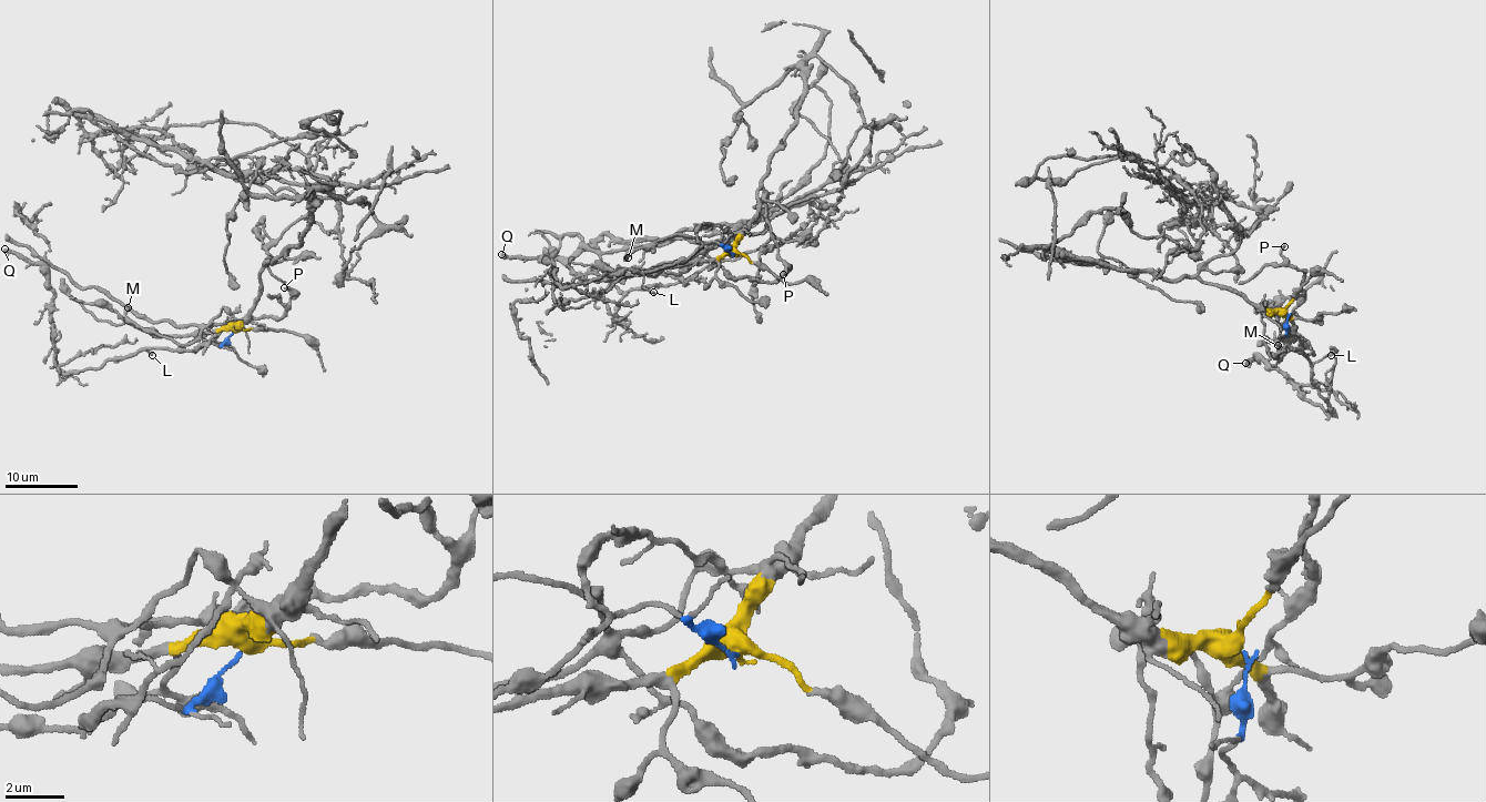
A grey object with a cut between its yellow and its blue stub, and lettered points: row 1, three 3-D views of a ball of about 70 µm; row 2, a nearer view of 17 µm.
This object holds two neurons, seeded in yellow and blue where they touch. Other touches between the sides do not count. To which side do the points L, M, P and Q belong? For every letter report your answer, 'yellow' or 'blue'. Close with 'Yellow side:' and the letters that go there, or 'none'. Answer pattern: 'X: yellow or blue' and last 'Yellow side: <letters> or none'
L: blue
M: blue
P: blue
Q: blue
Yellow side: none

